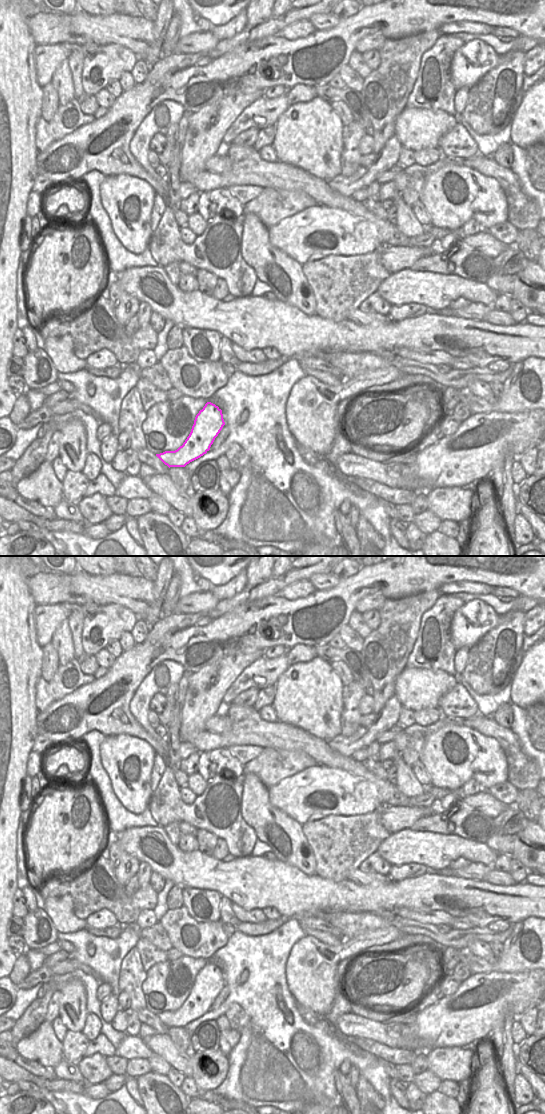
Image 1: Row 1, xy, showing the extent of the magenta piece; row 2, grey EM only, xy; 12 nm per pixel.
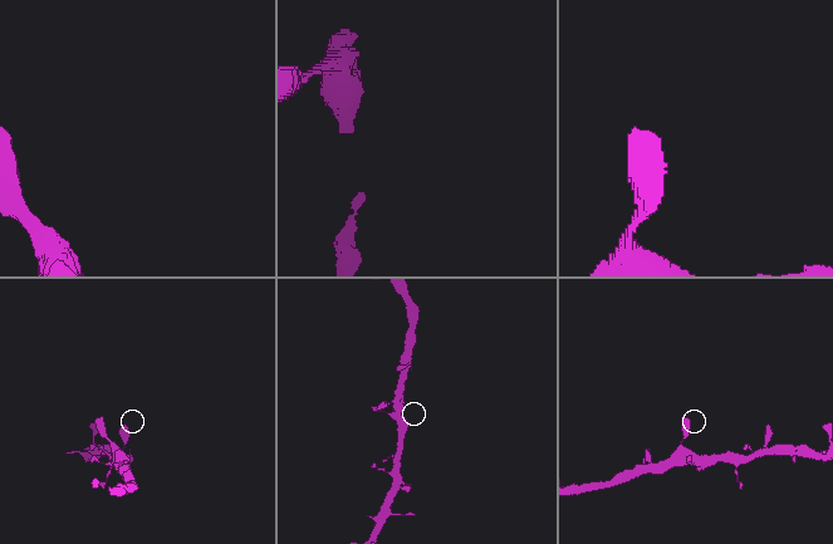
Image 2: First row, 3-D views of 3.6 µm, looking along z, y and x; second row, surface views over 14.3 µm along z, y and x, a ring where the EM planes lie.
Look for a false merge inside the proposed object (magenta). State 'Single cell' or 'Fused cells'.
Single cell

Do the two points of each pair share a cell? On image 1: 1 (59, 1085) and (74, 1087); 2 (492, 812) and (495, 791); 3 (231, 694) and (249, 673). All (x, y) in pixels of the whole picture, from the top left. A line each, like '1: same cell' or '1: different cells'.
1: same cell
2: different cells
3: same cell

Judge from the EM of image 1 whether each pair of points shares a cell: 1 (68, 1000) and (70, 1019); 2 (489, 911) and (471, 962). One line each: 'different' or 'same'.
1: same
2: different

